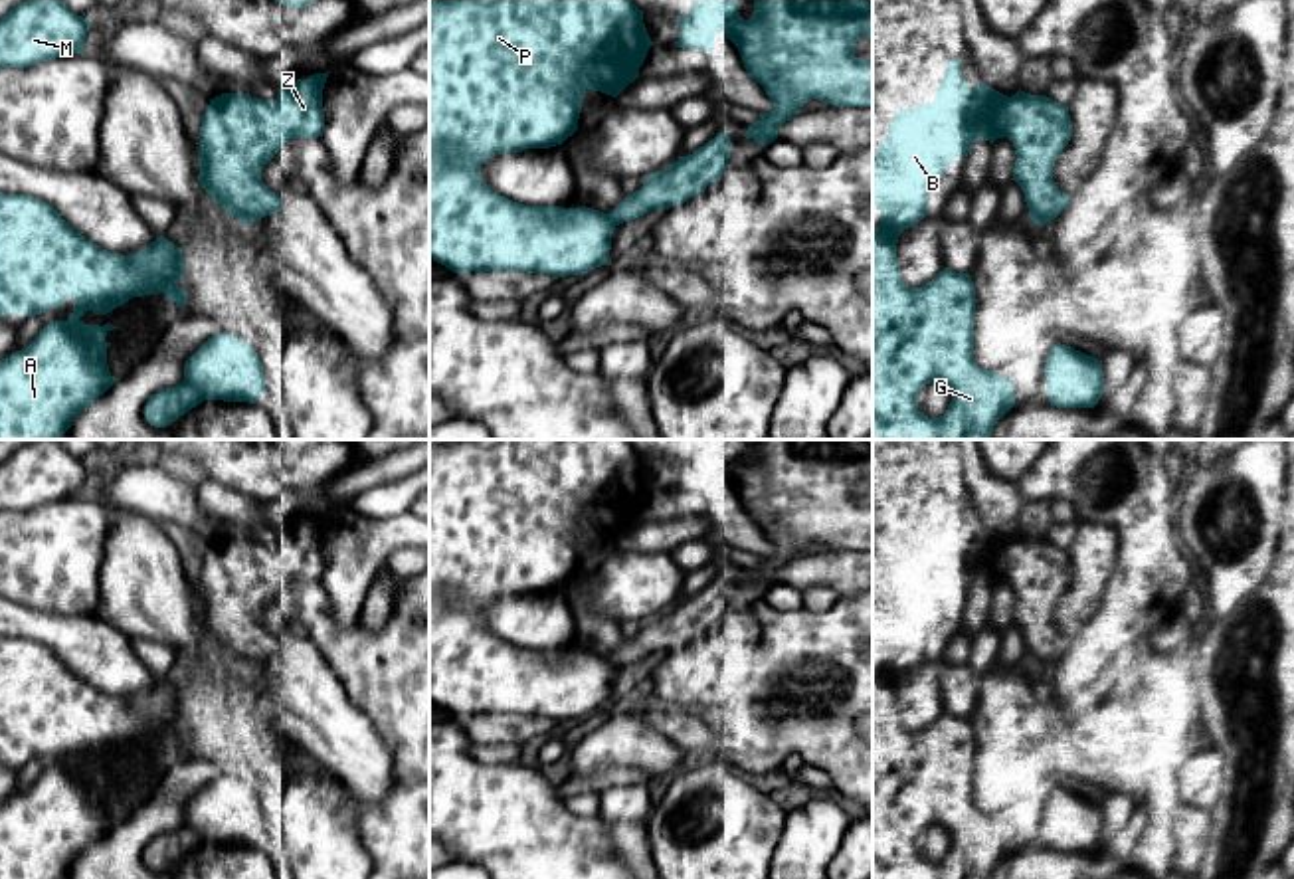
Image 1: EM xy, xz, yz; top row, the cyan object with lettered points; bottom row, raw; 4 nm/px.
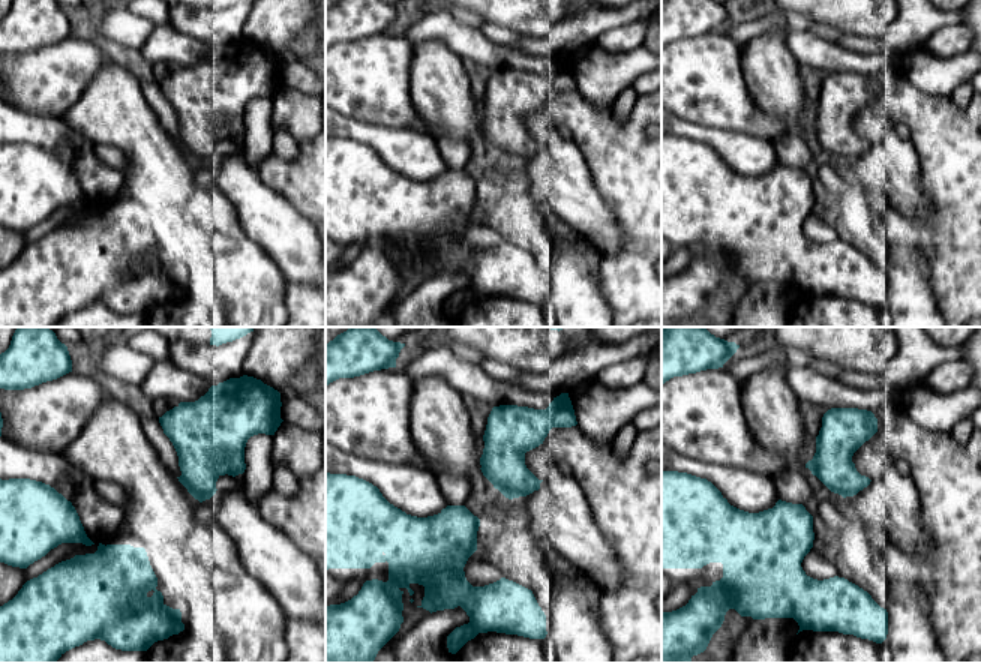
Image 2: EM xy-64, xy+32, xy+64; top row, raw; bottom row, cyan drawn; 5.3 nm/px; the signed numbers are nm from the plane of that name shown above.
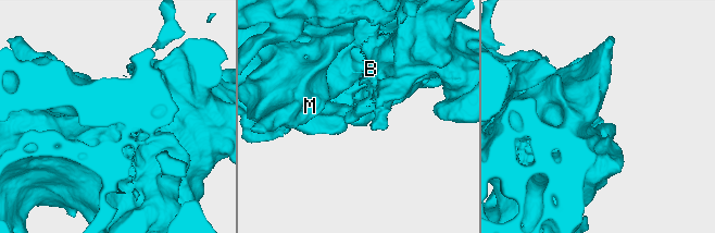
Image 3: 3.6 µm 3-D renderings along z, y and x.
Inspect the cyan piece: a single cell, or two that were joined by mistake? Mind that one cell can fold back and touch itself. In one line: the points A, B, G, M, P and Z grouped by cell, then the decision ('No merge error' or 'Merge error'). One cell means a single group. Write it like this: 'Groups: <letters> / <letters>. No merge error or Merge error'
Groups: A B G M P / Z. Merge error

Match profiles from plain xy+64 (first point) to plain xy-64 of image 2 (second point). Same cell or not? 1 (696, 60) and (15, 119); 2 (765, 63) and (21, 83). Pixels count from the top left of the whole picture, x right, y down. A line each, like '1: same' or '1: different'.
1: different
2: different

